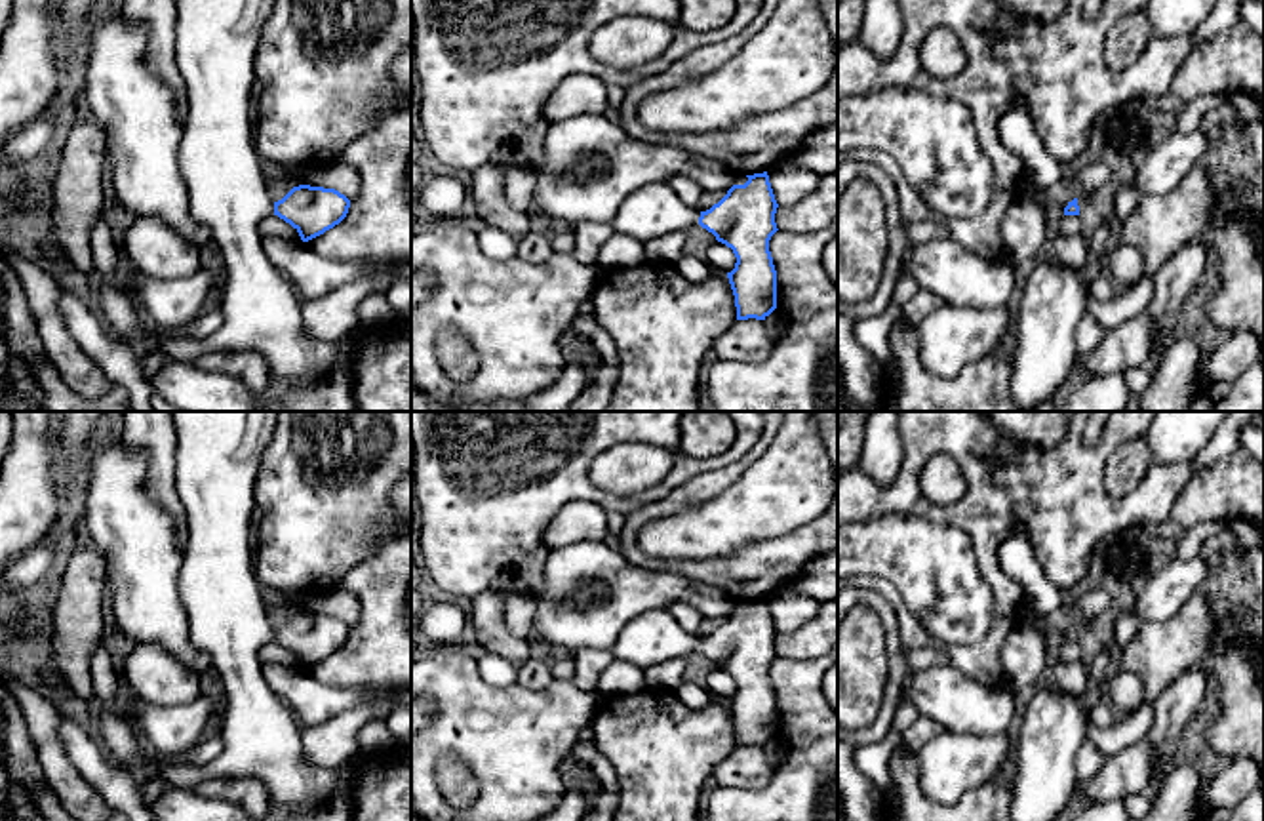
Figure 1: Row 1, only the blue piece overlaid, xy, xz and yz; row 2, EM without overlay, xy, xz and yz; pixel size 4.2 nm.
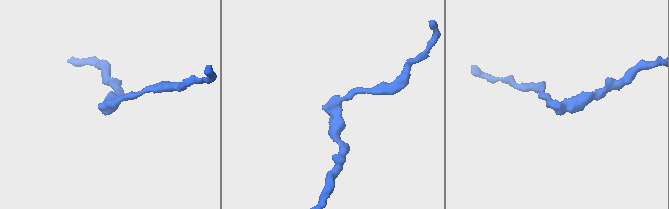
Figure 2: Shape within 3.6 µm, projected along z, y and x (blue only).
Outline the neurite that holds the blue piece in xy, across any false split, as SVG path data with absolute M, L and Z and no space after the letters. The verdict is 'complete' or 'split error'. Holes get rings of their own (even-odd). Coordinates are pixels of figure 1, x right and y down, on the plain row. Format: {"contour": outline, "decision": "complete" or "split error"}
{"contour": "M169 411L177 432L175 490L187 514L185 556L177 577L179 598L187 613L187 629L194 648L211 657L221 676L225 699L215 730L223 751L204 766L173 766L162 781L194 789L209 777L251 777L261 781L270 804L287 811L326 808L339 787L335 770L320 770L305 760L303 726L295 712L267 684L259 650L278 642L308 669L339 651L350 627L335 615L299 611L282 627L268 623L268 602L253 571L255 482L261 455L274 434L276 411Z", "decision": "split error"}

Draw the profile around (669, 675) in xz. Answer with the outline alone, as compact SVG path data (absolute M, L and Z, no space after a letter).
M670 659L653 667L645 667L647 688L674 691L683 682L685 659Z

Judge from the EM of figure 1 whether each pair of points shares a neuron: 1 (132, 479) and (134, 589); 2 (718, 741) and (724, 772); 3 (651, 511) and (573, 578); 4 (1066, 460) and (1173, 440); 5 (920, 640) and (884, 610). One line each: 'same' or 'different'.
1: same
2: different
3: different
4: different
5: different

